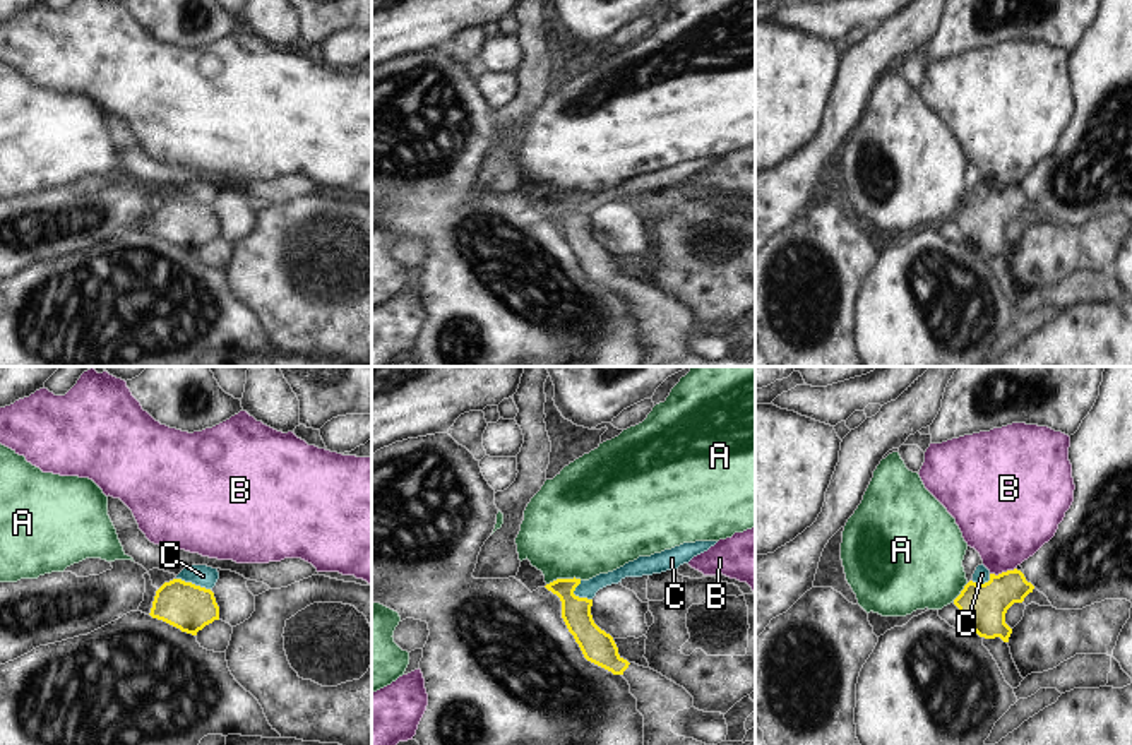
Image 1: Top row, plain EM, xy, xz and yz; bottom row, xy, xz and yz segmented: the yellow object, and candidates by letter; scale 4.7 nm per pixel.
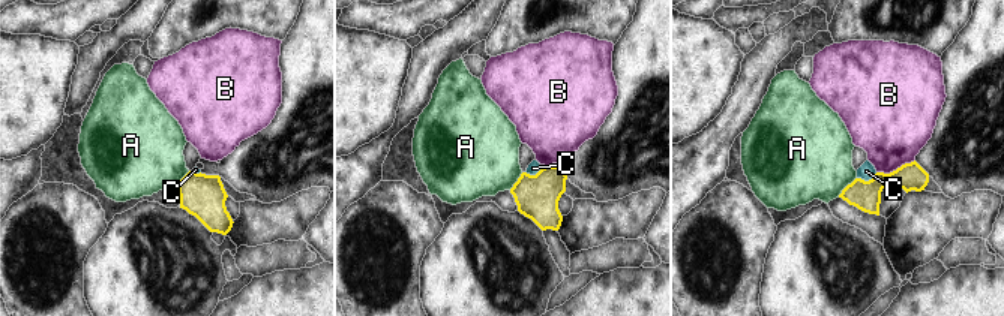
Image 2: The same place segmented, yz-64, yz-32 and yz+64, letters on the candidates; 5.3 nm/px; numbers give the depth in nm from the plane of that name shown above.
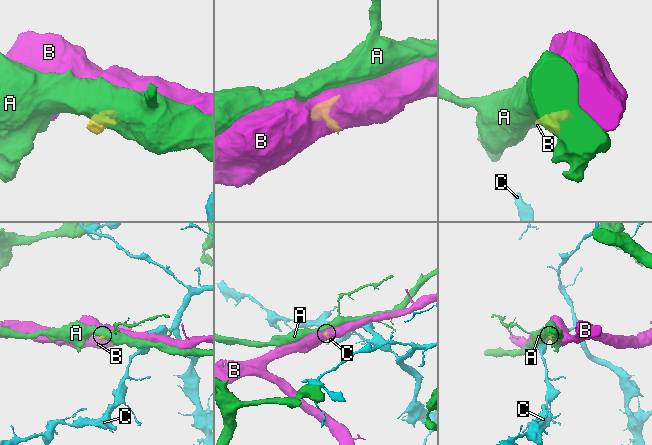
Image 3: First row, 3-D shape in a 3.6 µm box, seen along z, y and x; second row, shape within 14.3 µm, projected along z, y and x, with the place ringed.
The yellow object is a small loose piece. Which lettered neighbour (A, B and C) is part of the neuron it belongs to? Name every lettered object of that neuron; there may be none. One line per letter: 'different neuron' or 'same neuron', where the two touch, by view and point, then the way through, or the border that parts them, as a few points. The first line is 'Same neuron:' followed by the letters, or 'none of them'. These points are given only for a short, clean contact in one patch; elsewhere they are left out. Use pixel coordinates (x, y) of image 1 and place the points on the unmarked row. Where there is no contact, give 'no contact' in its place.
Same neuron: none of them
A: different neuron; meets yellow in xz at (564, 196); border along xz (581, 196), (555, 196), (547, 201)
B: different neuron; meets yellow in yz at (1002, 189); border along yz (1016, 184), (990, 190)
C: different neuron; meets yellow in xy at (194, 201); border along xy (177, 194), (209, 206)

